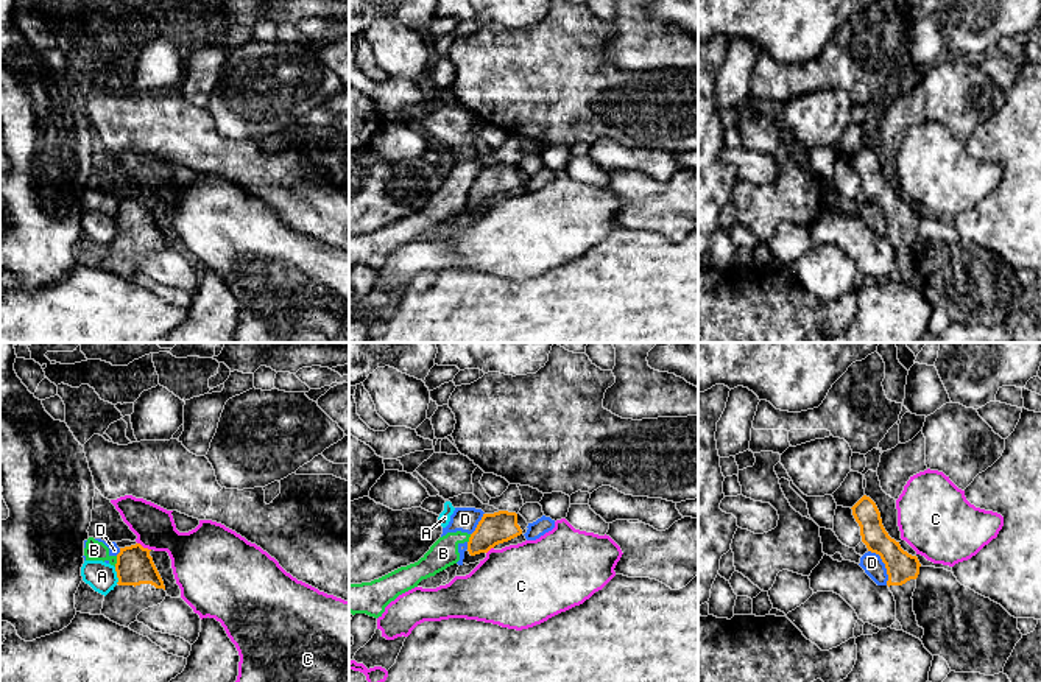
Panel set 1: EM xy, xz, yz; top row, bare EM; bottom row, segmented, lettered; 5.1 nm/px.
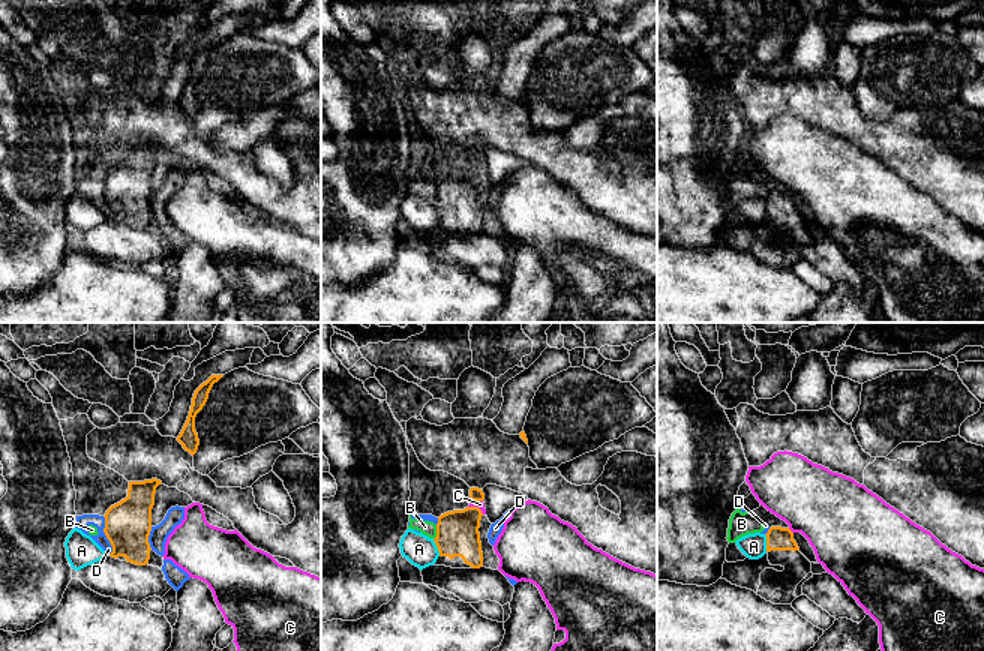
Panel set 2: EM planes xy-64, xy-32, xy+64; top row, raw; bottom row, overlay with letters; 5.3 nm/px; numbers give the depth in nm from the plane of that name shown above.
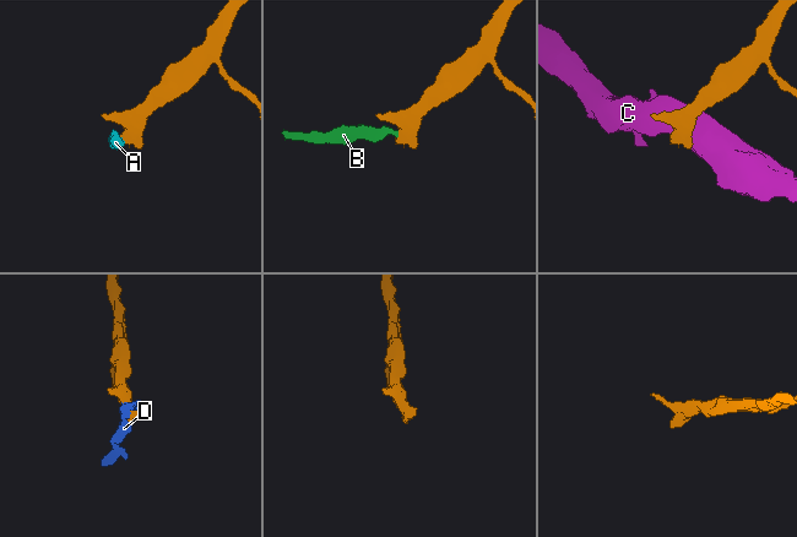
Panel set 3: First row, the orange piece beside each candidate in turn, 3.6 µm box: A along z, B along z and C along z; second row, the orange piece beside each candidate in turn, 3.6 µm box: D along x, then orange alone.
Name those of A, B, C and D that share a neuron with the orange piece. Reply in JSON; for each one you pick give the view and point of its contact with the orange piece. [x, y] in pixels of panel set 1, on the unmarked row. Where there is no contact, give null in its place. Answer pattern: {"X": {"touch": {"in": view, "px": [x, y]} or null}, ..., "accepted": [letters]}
{"accepted": []}

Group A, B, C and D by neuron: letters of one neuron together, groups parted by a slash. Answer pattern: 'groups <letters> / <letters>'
groups A / B D / C

